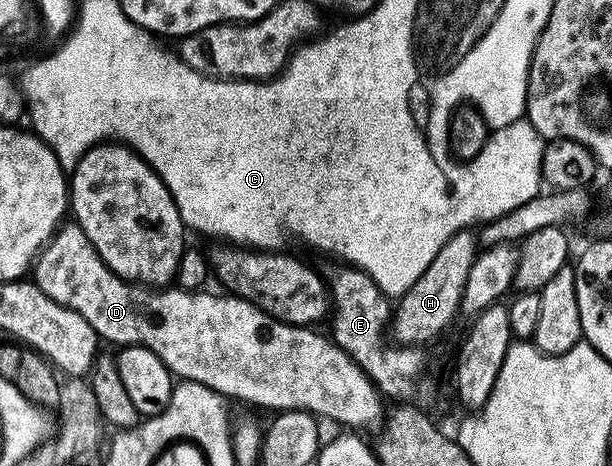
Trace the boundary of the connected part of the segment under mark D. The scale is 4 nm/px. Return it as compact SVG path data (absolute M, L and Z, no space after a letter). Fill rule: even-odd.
M75 221L62 222L49 242L41 248L31 268L31 279L37 288L47 293L51 301L78 311L83 321L87 321L87 325L91 325L91 329L95 329L104 342L106 339L121 347L151 349L151 353L155 353L178 380L209 386L226 400L242 399L245 403L266 407L272 413L308 411L322 420L334 419L342 423L345 429L376 428L382 422L381 392L374 387L367 373L361 371L361 366L332 338L325 336L324 339L317 329L309 325L295 327L292 323L279 321L251 301L240 299L232 293L212 295L208 289L154 289L128 283L114 275L113 270L101 260L95 245L87 241L87 233L83 233Z

